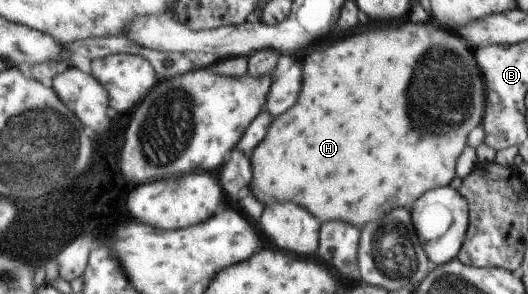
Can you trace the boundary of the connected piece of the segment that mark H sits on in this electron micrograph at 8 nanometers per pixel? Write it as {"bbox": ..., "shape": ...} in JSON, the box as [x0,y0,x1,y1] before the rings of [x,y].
{"bbox":[249,19,486,228],"shape":[[[432,19],[426,24],[402,22],[398,26],[364,30],[364,32],[356,32],[348,38],[336,40],[326,48],[314,50],[304,60],[304,66],[302,66],[302,90],[300,90],[298,102],[292,106],[290,112],[284,112],[278,118],[274,118],[264,140],[252,152],[250,158],[252,178],[249,185],[252,195],[264,204],[278,202],[278,200],[290,200],[290,202],[296,202],[296,204],[308,208],[318,220],[344,220],[344,222],[350,222],[360,228],[366,222],[384,216],[392,208],[398,208],[398,206],[402,208],[404,204],[406,204],[404,208],[409,208],[413,202],[416,202],[422,194],[429,190],[448,186],[456,176],[455,166],[462,151],[466,148],[468,134],[483,119],[486,102],[485,84],[473,55],[474,46],[470,45],[468,48],[470,43],[466,39],[453,31],[450,32],[446,28],[436,26],[434,22],[436,21]]]}

